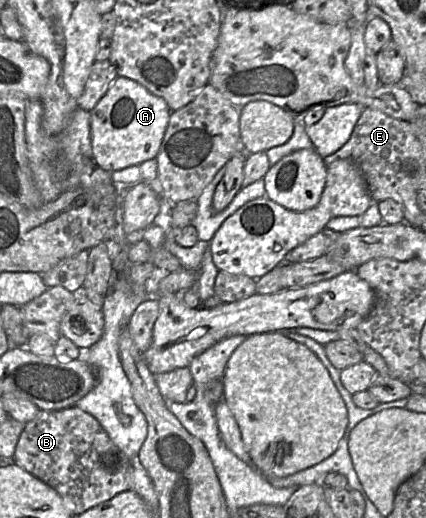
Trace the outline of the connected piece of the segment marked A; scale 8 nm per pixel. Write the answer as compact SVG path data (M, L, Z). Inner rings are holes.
M118 76L90 111L92 159L104 170L113 172L130 166L139 166L147 160L157 158L171 112L162 97L152 94L135 80Z

